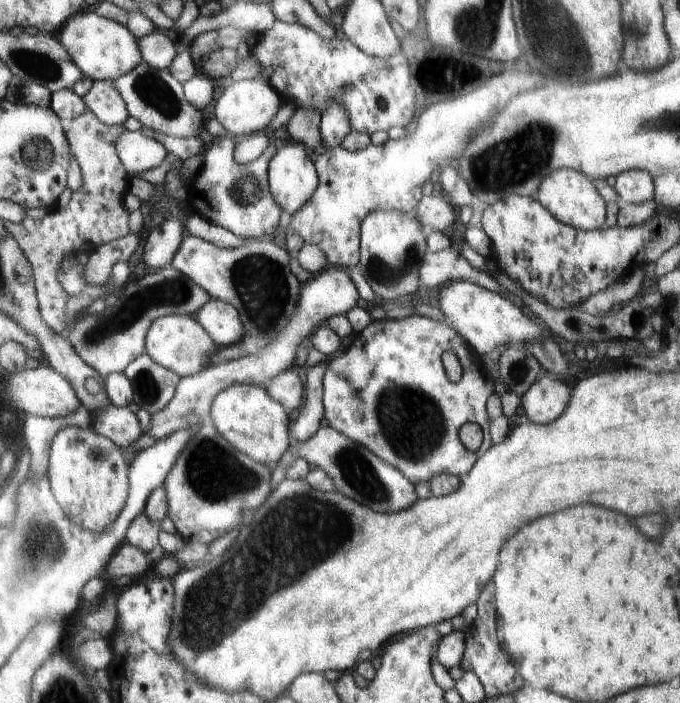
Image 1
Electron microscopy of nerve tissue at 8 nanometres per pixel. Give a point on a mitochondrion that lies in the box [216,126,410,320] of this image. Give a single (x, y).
(246, 190)

